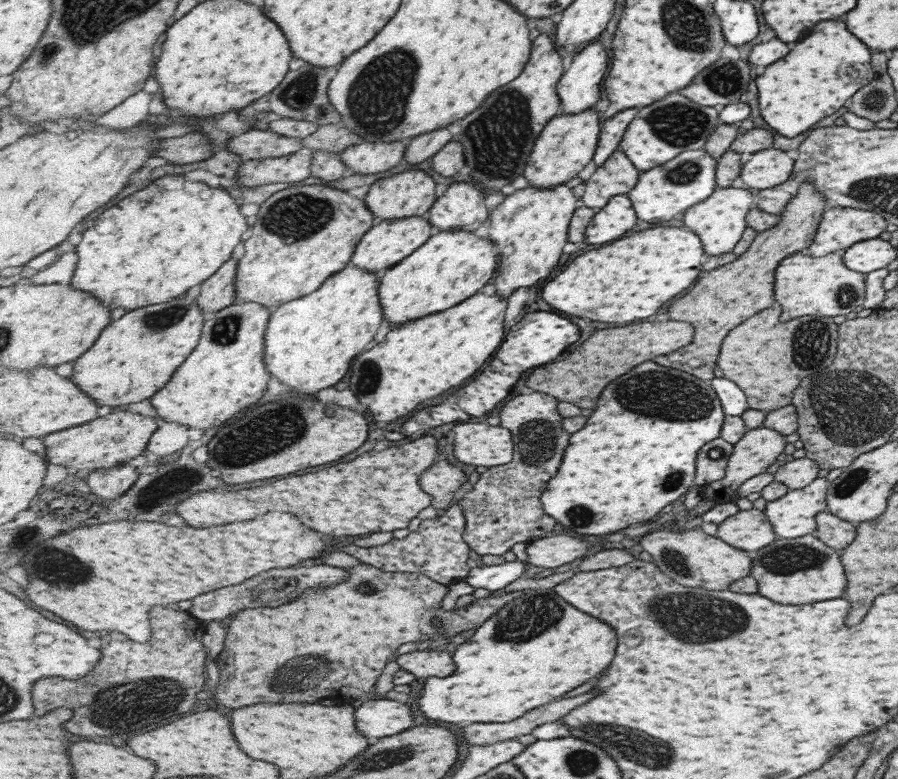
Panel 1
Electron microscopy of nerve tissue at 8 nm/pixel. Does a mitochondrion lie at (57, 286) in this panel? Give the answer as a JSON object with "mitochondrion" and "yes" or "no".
{"mitochondrion":"no"}

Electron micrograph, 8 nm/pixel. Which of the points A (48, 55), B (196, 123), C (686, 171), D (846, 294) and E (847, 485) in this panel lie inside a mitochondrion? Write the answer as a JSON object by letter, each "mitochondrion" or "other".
{"A":"mitochondrion","B":"other","C":"mitochondrion","D":"mitochondrion","E":"mitochondrion"}

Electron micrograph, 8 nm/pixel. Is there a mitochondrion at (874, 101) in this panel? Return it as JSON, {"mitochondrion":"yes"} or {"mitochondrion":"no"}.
{"mitochondrion":"yes"}

